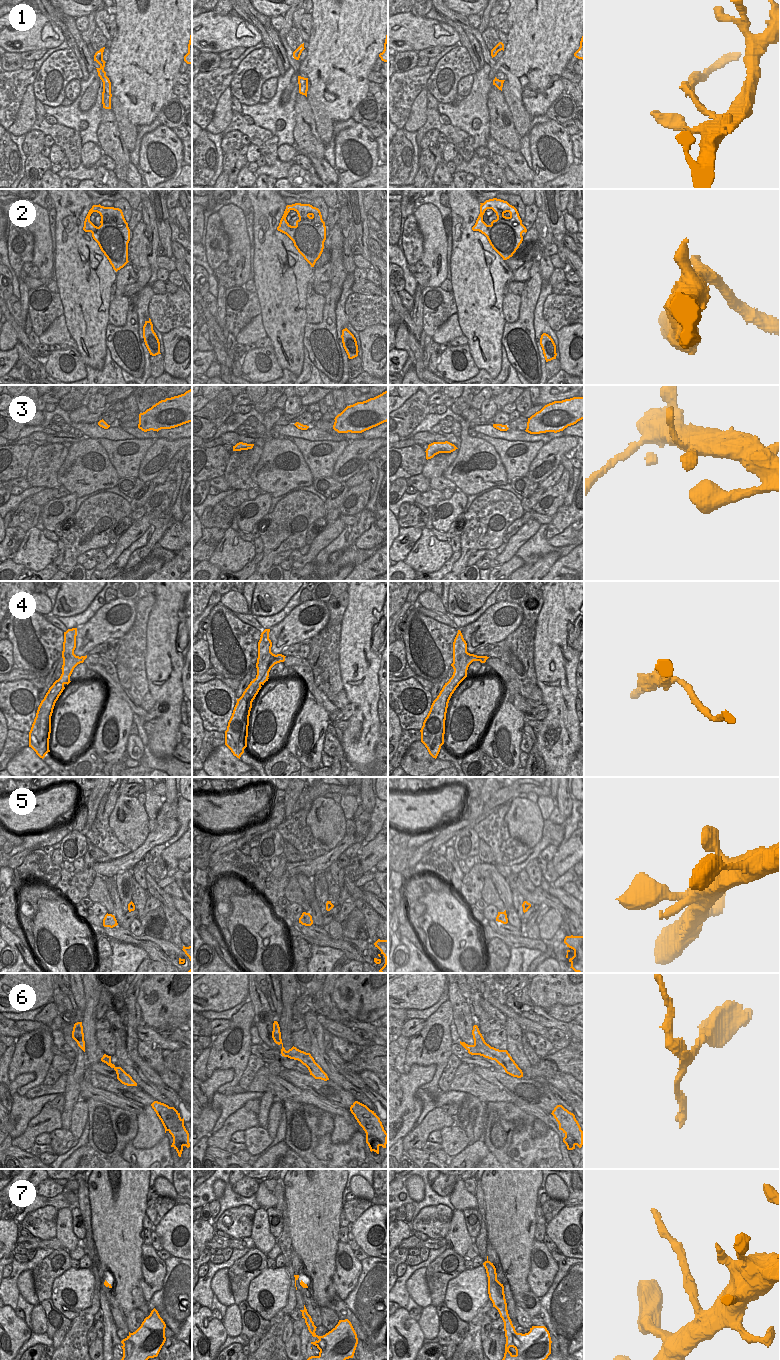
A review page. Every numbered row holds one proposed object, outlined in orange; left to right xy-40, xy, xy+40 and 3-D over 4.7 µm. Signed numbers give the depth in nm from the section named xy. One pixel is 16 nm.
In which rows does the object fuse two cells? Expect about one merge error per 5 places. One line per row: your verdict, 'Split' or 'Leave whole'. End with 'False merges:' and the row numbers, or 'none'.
1: Split
2: Leave whole
3: Leave whole
4: Leave whole
5: Leave whole
6: Split
7: Split
False merges: 1, 6, 7

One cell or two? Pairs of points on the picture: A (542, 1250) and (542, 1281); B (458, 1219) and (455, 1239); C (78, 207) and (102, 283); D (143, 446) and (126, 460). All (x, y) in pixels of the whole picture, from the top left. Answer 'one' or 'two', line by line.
A: one
B: one
C: one
D: one

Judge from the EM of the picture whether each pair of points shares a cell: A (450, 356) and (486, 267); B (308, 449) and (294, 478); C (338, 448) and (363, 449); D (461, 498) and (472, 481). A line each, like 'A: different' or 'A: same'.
A: different
B: different
C: different
D: different

